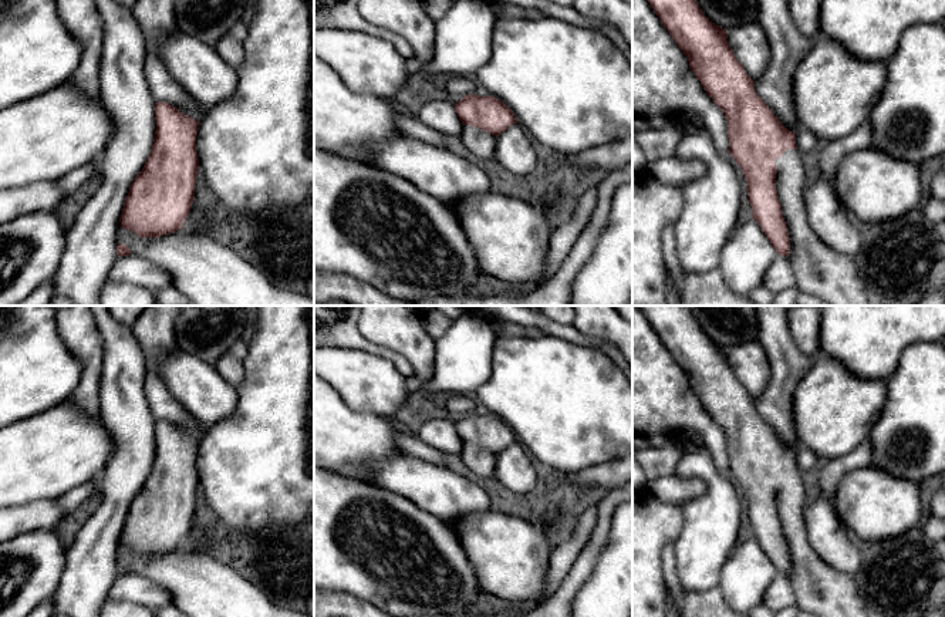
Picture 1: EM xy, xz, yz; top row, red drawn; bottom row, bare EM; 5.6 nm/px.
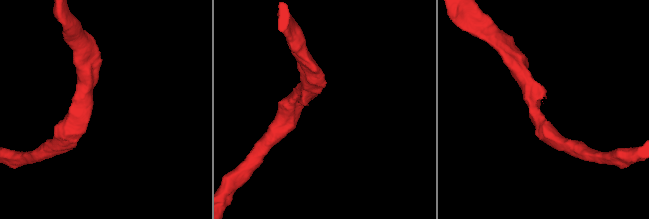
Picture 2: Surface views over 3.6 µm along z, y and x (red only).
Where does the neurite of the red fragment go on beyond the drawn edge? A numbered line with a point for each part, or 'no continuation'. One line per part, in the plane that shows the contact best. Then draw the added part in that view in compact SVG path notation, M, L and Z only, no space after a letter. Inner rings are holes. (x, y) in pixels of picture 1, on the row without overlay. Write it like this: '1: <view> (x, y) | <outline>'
1: yz (820, 589) | M787 468L776 483L776 508L790 556L787 577L797 596L797 608L819 617L867 617L854 576L823 562L807 540L801 472Z

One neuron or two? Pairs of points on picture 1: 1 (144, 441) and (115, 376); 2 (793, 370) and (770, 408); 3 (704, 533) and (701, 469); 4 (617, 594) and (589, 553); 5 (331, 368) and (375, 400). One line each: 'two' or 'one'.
1: one
2: one
3: one
4: two
5: one

